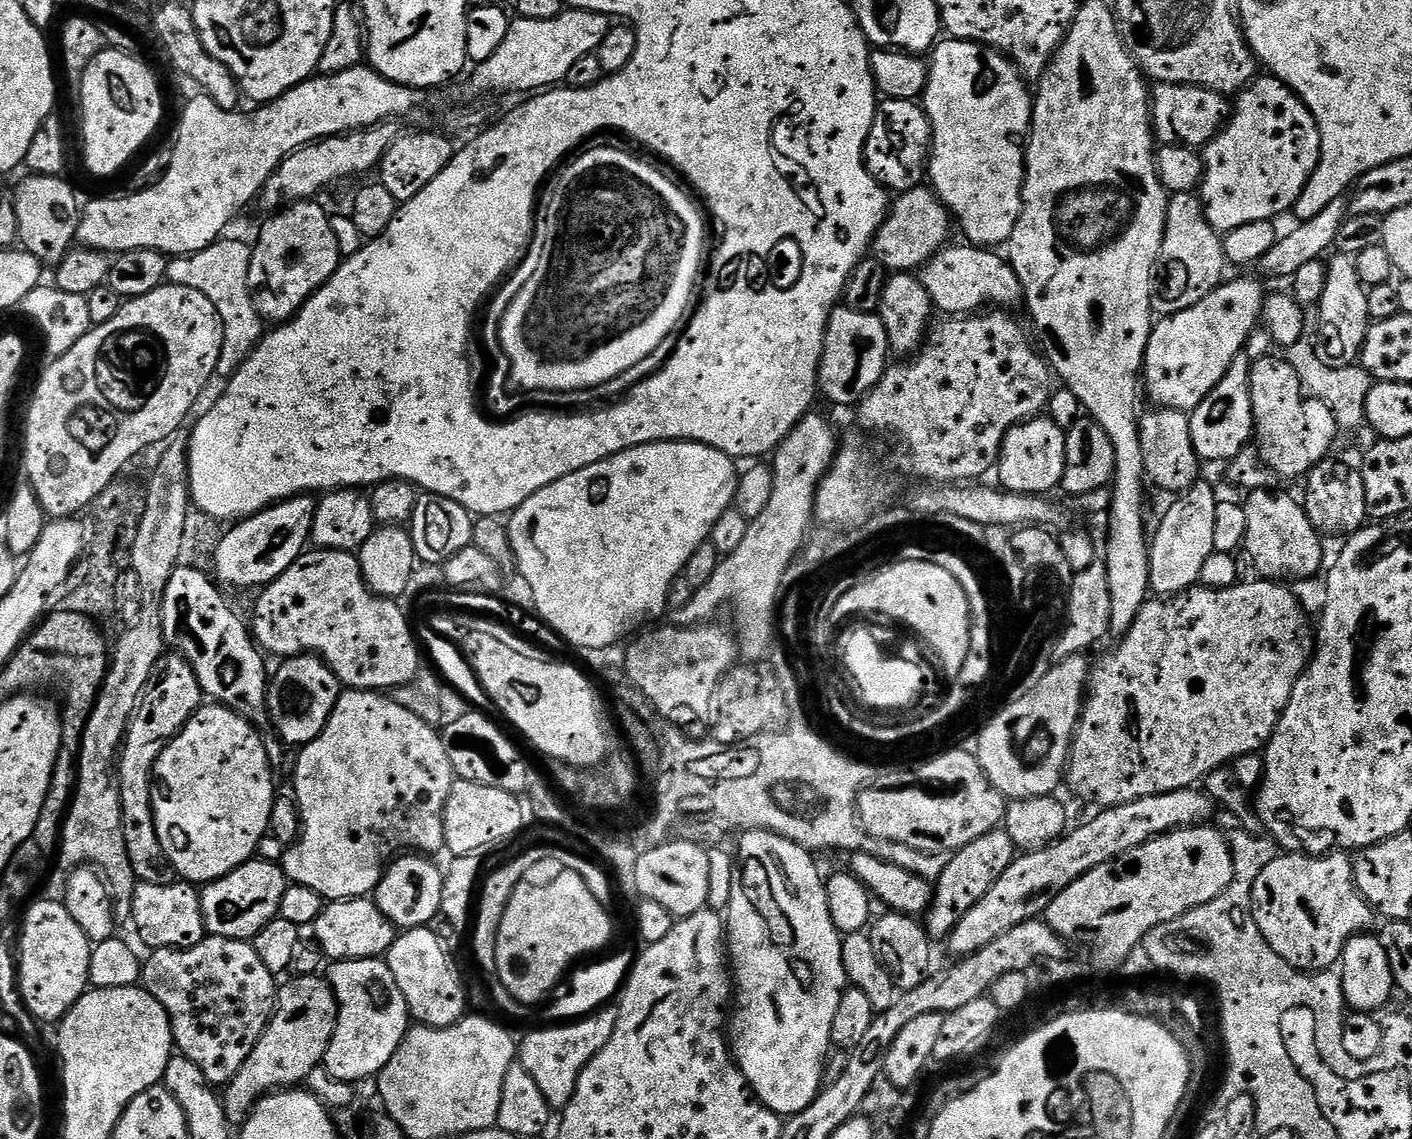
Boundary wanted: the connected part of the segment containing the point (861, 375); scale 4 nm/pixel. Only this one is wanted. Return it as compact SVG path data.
M837 306L830 314L820 359L818 392L832 404L859 405L878 386L890 366L890 349L886 326L879 315Z

